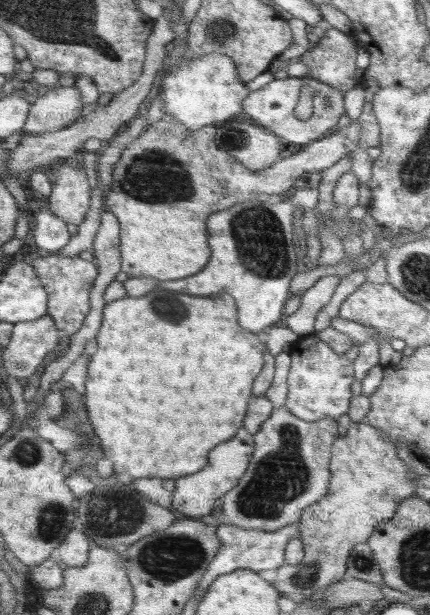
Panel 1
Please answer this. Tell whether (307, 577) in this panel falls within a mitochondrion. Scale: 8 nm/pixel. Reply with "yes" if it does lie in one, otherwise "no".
yes

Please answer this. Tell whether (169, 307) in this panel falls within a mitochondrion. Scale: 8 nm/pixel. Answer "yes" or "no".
yes

